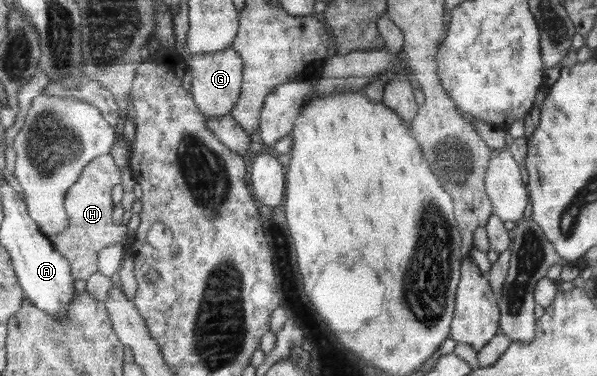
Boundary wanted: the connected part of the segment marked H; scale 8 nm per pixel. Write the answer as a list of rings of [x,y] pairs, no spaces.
[[[112,154],[96,157],[80,175],[78,182],[68,191],[65,207],[71,218],[71,225],[59,236],[50,238],[55,249],[63,254],[72,267],[74,279],[87,281],[99,270],[99,252],[113,244],[126,244],[131,239],[126,225],[115,222],[113,190],[122,182],[122,172],[114,162]]]

